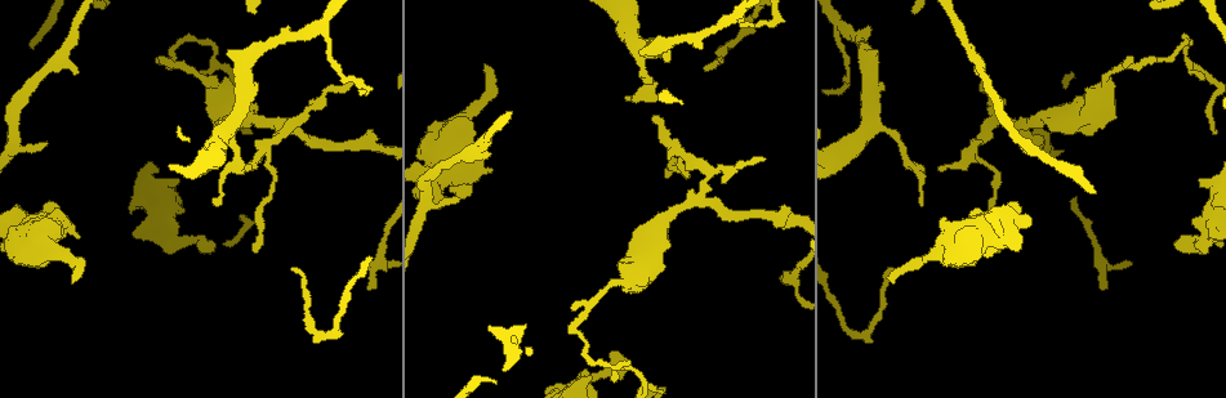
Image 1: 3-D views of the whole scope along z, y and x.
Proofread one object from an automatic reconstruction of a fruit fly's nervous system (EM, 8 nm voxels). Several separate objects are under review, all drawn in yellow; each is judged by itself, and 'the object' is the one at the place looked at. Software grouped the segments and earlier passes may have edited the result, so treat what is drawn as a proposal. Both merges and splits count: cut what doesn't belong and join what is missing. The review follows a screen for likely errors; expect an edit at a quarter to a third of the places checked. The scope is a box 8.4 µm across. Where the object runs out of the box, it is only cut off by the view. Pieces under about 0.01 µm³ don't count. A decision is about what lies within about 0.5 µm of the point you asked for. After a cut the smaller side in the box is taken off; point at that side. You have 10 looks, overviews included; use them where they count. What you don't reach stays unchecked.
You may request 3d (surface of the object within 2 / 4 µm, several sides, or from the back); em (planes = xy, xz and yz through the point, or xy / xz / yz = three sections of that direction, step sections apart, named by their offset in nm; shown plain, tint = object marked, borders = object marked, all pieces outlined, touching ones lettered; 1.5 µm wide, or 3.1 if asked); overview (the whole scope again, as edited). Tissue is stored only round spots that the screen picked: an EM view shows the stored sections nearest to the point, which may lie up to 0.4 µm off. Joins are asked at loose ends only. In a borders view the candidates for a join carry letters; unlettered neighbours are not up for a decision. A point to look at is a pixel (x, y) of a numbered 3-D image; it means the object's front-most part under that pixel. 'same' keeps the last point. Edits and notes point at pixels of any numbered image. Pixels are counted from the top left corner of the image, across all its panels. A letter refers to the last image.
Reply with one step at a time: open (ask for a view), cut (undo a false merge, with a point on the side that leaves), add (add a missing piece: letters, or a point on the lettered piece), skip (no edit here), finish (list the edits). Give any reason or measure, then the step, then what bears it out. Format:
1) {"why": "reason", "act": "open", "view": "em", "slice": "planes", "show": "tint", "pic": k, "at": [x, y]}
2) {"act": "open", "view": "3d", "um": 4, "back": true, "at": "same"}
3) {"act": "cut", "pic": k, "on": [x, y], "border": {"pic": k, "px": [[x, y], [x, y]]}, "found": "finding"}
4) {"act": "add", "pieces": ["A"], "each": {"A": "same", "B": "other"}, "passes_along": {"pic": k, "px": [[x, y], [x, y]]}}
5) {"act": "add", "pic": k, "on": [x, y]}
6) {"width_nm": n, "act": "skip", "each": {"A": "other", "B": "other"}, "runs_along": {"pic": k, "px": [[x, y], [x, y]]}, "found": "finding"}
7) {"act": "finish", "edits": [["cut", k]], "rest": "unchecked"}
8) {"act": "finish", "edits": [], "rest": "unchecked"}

{"why": "an open end", "act": "open", "view": "3d", "um": 2, "pic": 1, "at": [487, 156]}

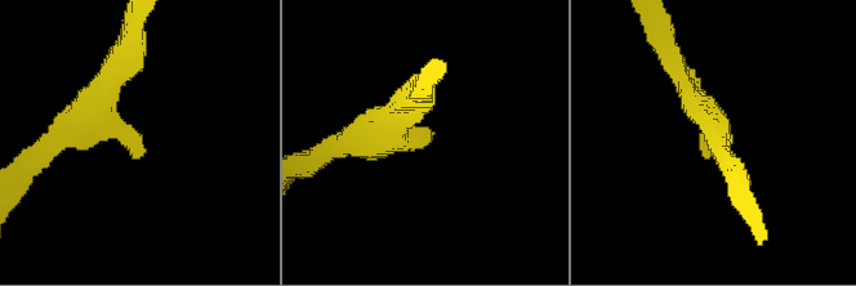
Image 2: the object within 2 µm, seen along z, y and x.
{"act": "open", "view": "em", "slice": "planes", "show": "borders", "pic": 2, "at": [425, 136]}

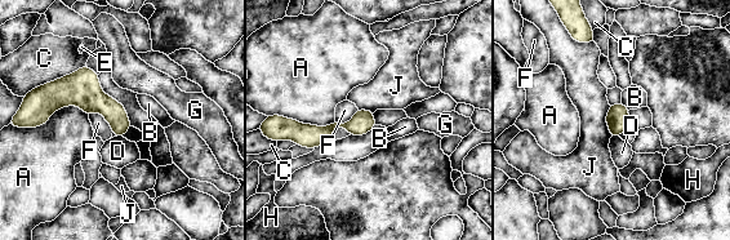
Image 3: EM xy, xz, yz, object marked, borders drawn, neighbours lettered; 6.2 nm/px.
{"width_nm": 140, "act": "skip", "each": {"A": "other", "B": "other", "C": "other", "D": "other", "E": "other", "F": "other", "G": "other", "H": "other", "J": "other"}, "found": "no lettered piece goes on from it"}

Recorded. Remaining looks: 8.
{"why": "thick turns thin", "act": "open", "view": "em", "slice": "planes", "show": "borders", "pic": 1, "at": [66, 224]}

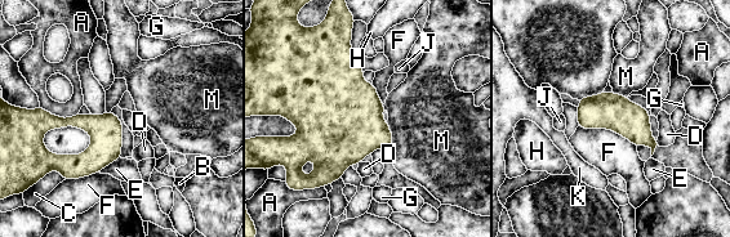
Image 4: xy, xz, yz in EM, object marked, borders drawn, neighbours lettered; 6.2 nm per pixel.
{"width_nm": 240, "act": "skip", "each": {"A": "other", "B": "other", "C": "other", "D": "other", "E": "other", "F": "other", "G": "other", "H": "other", "J": "other", "K": "other", "M": "other"}, "border": {"pic": 4, "px": [[578, 125], [610, 129], [636, 147]]}, "found": "continuous, no second neuron"}

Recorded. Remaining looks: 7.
{"why": "thin end", "act": "open", "view": "3d", "um": 4, "pic": 1, "at": [484, 67]}

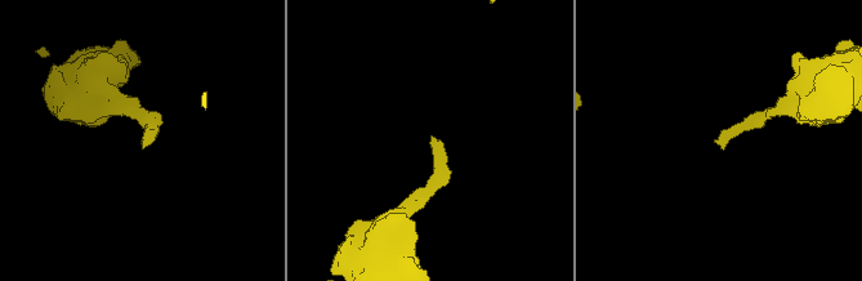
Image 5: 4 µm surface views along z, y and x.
{"why": "need the tissue", "act": "open", "view": "em", "slice": "planes", "show": "plain", "pic": 5, "at": [719, 143]}

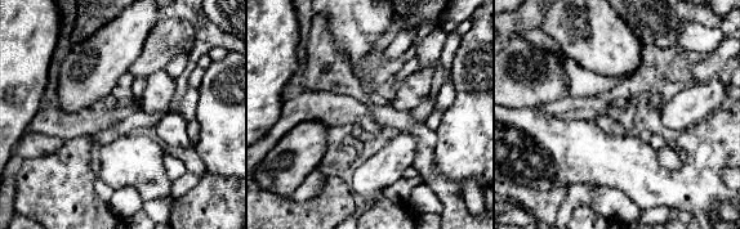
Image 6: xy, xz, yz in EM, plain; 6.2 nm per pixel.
{"act": "open", "view": "em", "slice": "planes", "show": "borders", "at": "same"}

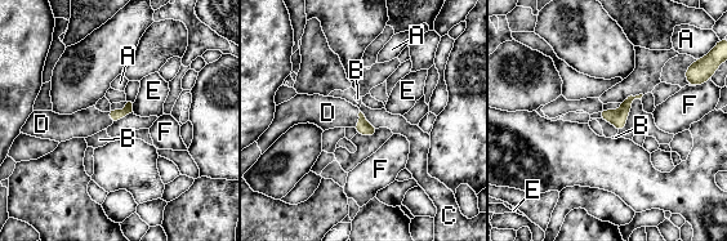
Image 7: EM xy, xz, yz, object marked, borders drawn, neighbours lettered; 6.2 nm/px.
{"longest_contact_nm": ["C", 170], "act": "add", "pieces": ["D"], "each": {"A": "other", "B": "other", "C": "other", "D": "same", "E": "other", "F": "other"}, "passes_along": {"pic": 7, "px": [[362, 126], [360, 119], [328, 112]]}, "found": "the neuron continues"}

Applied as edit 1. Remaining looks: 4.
{"act": "finish", "edits": [["add", 7]], "rest": "unchecked"}

